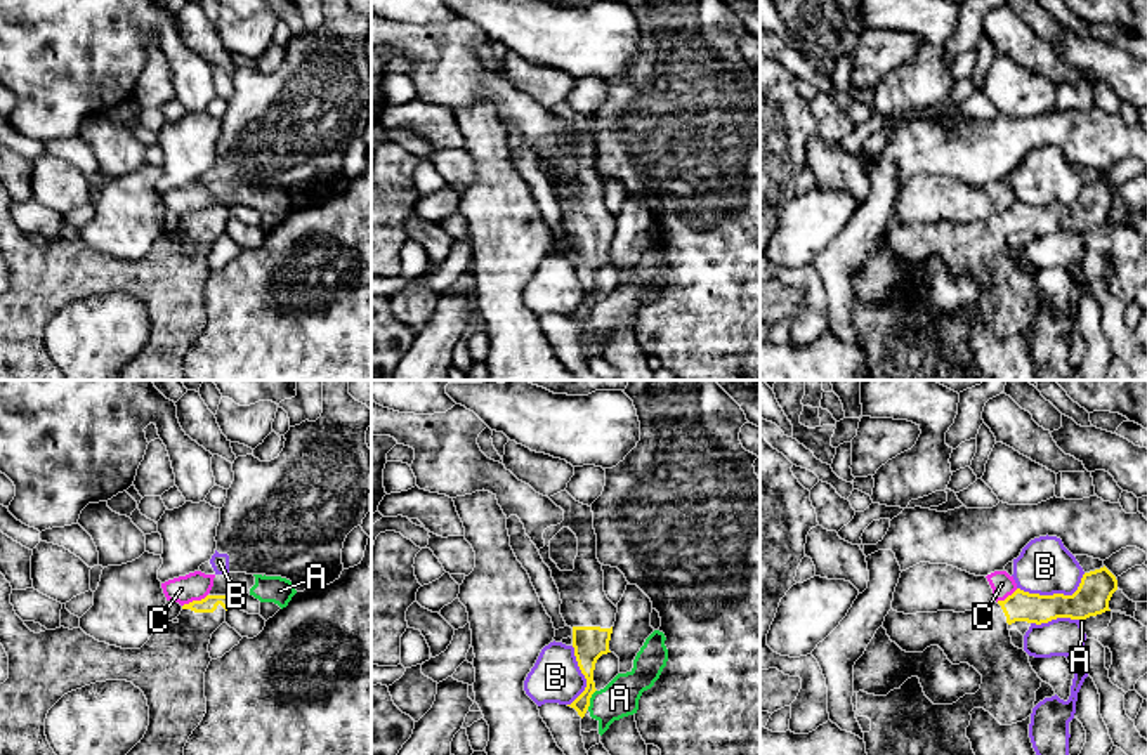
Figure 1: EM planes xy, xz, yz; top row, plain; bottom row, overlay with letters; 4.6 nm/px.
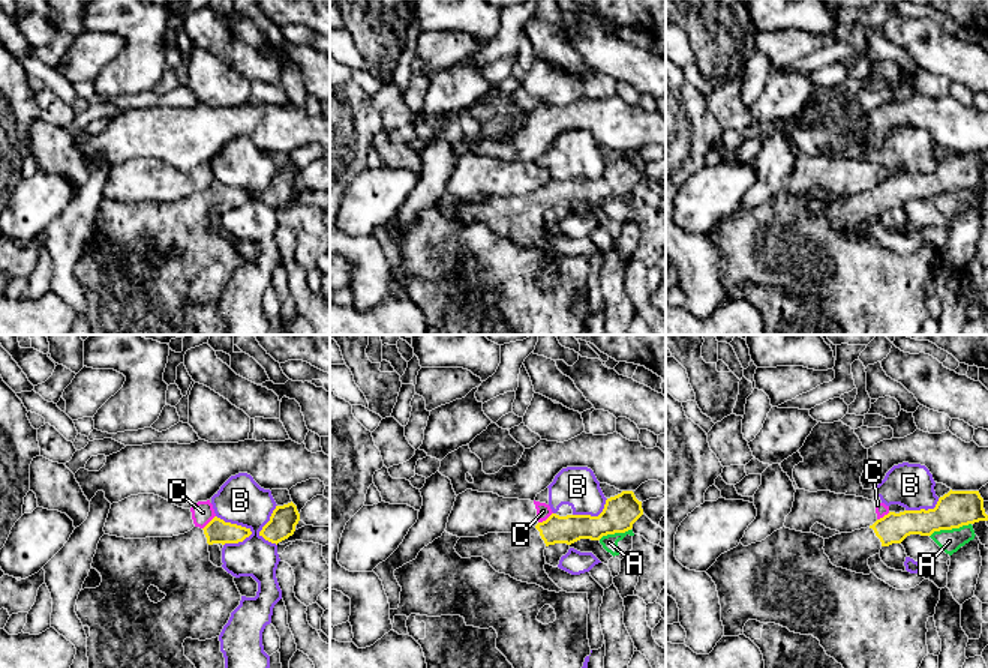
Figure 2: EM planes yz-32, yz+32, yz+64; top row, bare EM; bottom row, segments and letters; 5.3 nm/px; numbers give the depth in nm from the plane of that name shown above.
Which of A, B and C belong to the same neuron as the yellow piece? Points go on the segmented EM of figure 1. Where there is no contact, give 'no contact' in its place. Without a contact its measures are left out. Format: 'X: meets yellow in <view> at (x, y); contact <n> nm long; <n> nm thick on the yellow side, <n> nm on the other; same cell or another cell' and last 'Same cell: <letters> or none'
A: meets yellow in xz at (589, 700); contact 100 nm long; 140 nm thick on the yellow side, 180 nm on the other; another cell
B: meets yellow in yz at (1054, 594); contact 320 nm long; 160 nm thick on the yellow side, 260 nm on the other; another cell
C: meets yellow in xy at (195, 601); contact 130 nm long; 80 nm thick on the yellow side, 130 nm on the other; another cell
Same cell: none

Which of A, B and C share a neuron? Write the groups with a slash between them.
A C / B

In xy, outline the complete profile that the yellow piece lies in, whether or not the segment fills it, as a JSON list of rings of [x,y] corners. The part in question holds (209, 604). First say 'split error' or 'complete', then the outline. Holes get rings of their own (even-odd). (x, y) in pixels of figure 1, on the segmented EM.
split error | [[[0,573],[0,644],[9,656],[9,679],[0,684],[0,755],[56,755],[45,736],[49,710],[68,693],[106,680],[139,687],[149,706],[144,738],[127,755],[184,755],[184,746],[206,713],[205,672],[212,634],[226,621],[227,595],[206,595],[182,606],[177,623],[163,621],[141,649],[99,642],[82,628],[31,632],[10,604],[12,587]]]

